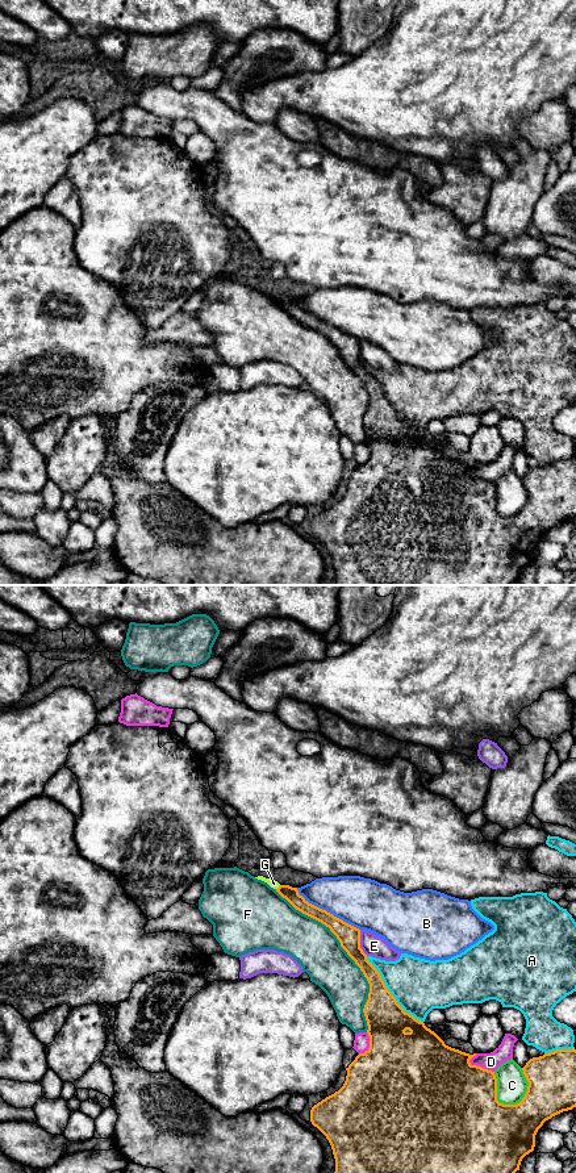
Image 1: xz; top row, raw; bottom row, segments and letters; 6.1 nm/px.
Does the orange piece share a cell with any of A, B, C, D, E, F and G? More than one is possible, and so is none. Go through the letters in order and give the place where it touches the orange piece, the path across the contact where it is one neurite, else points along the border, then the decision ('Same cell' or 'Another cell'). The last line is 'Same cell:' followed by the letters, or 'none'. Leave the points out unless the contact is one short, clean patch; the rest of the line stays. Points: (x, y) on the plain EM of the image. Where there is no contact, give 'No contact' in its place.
A: Touches orange at xz (391, 404). Another cell
B: Touches orange at xz (326, 322). Boundary: xz (296, 299), (309, 313), (360, 341). Another cell
C: Touches orange at xz (496, 508). Another cell
D: Touches orange at xz (480, 478). Another cell
E: Touches orange at xz (359, 354). Boundary: xz (359, 342), (359, 358), (367, 366). Another cell
F: Touches orange at xz (347, 364). Another cell
G: Touches orange at xz (278, 299). Path across: xz (291, 305), (278, 299), (274, 295). Same cell
Same cell: G

